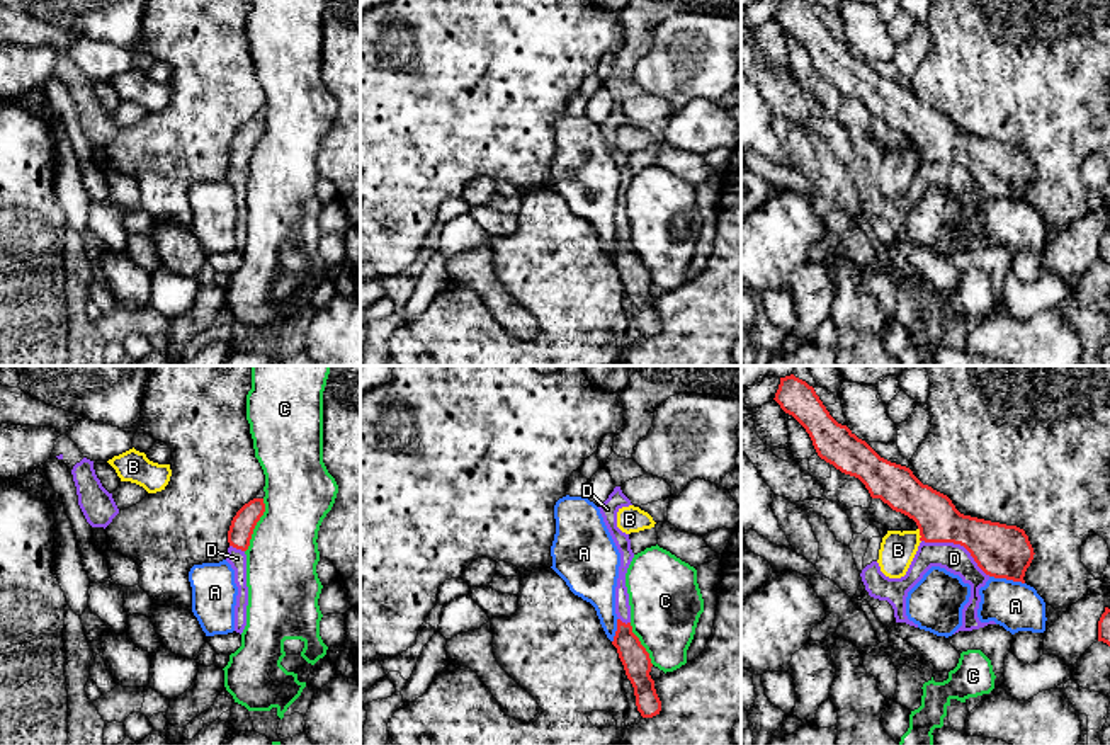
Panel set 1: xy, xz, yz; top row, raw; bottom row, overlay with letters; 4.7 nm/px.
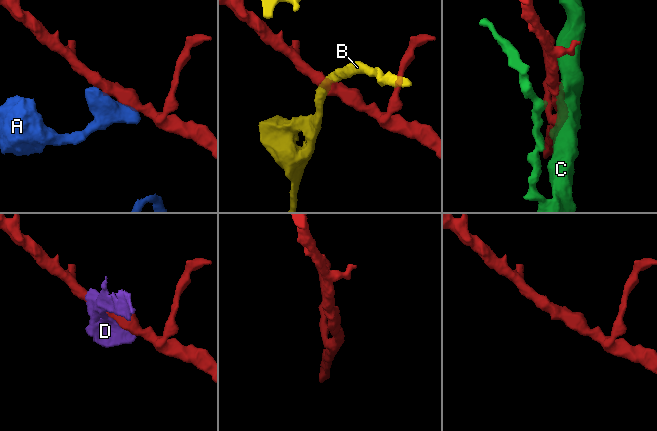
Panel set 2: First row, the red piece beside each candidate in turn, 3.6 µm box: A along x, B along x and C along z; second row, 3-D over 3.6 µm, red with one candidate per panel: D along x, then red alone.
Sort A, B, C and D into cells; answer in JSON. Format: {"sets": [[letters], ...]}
{"sets": [["A"], ["B"], ["C"], ["D"]]}

